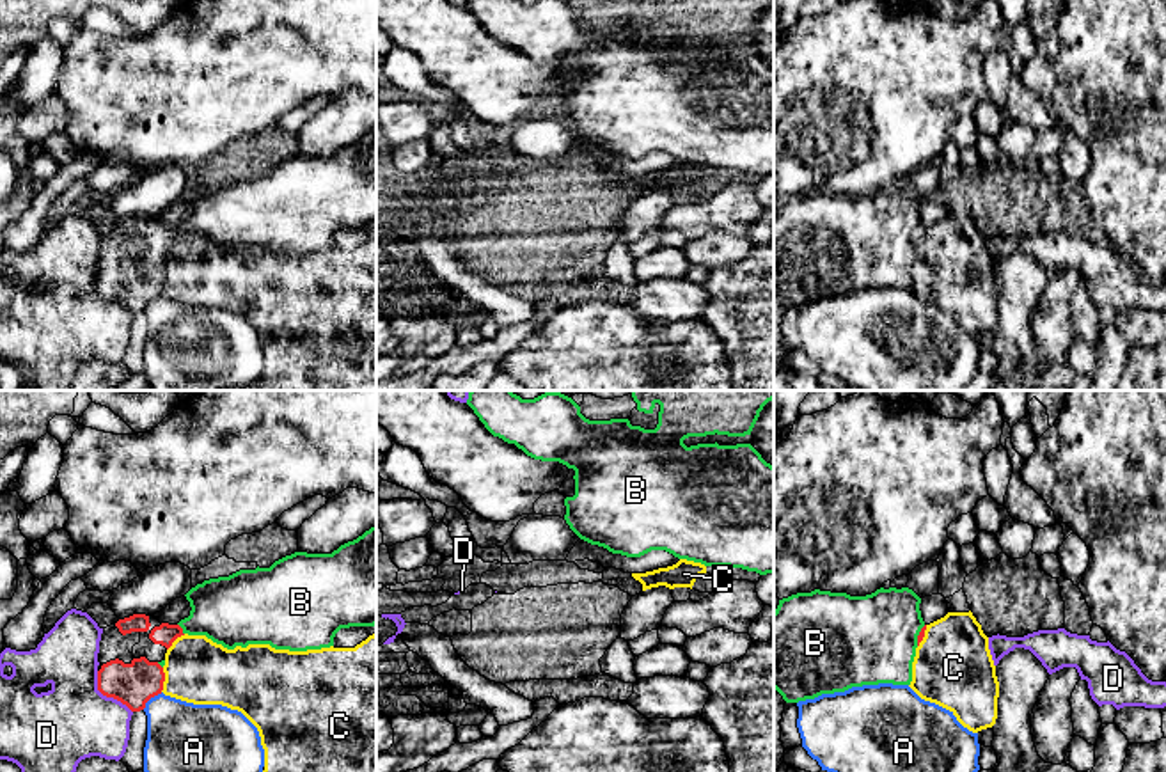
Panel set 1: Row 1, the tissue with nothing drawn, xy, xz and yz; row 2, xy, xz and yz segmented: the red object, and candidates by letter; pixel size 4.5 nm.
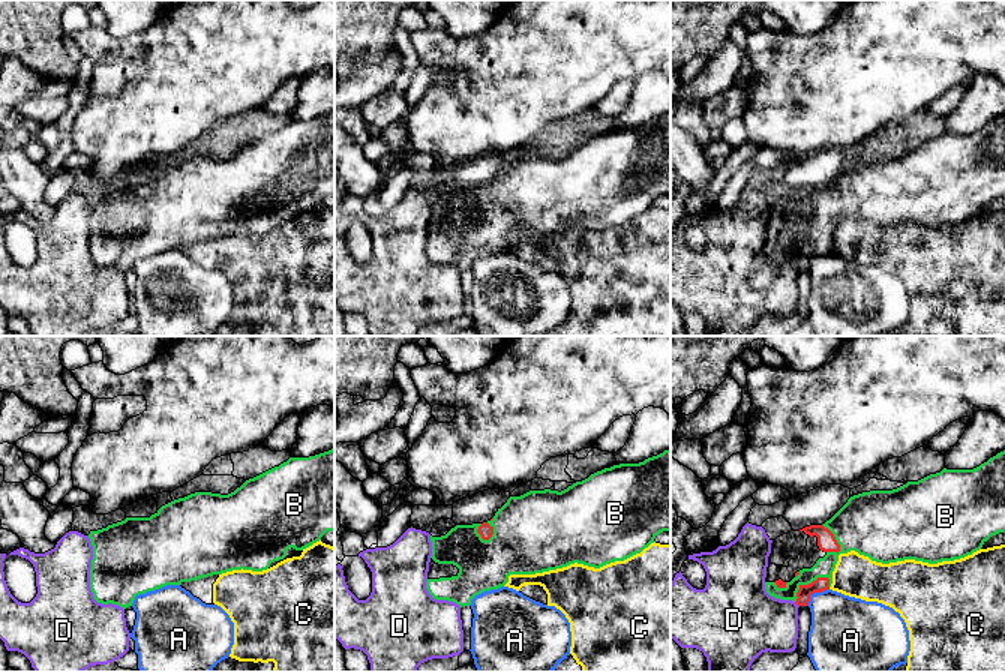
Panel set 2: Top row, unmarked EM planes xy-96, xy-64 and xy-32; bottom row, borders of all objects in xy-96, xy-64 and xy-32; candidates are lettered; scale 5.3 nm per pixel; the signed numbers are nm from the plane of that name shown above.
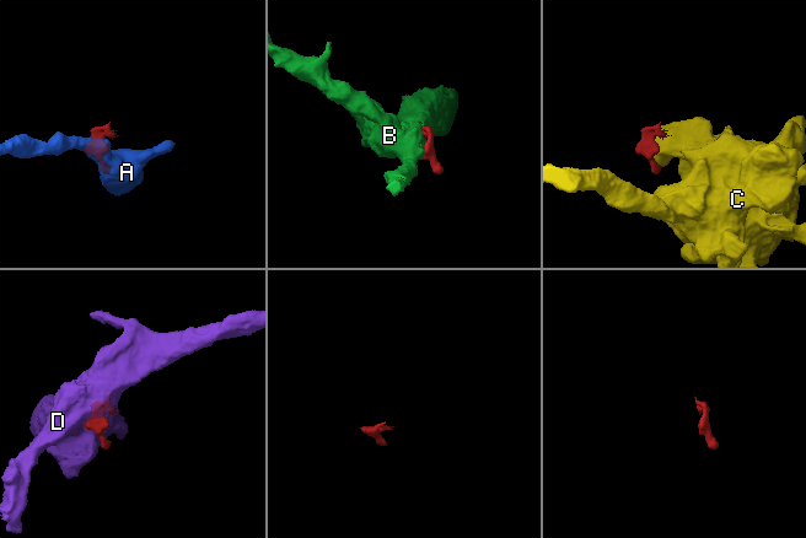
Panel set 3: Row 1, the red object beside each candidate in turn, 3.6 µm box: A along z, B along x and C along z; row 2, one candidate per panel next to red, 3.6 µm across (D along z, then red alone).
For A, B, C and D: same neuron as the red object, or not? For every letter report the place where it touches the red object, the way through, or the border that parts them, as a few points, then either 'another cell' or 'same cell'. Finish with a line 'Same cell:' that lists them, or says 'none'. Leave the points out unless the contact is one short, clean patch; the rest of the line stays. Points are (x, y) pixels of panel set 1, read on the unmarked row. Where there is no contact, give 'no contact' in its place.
A: xy (151, 299) | along xy (162, 295), (155, 297), (142, 311) | another cell
B: xy (181, 231) | same cell
C: xy (164, 283) | another cell
D: xy (107, 299) | another cell
Same cell: B

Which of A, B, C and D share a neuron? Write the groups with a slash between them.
A / B / C / D

